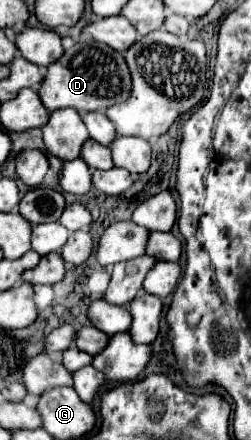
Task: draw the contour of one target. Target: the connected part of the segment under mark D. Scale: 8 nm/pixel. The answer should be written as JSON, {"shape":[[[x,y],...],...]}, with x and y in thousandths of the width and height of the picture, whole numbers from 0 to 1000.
{"shape":[[[299,98],[219,143],[187,152],[163,202],[147,207],[187,252],[291,243],[315,257],[418,252],[458,234],[490,234],[522,207],[522,175],[490,120],[410,107],[410,98]]]}

